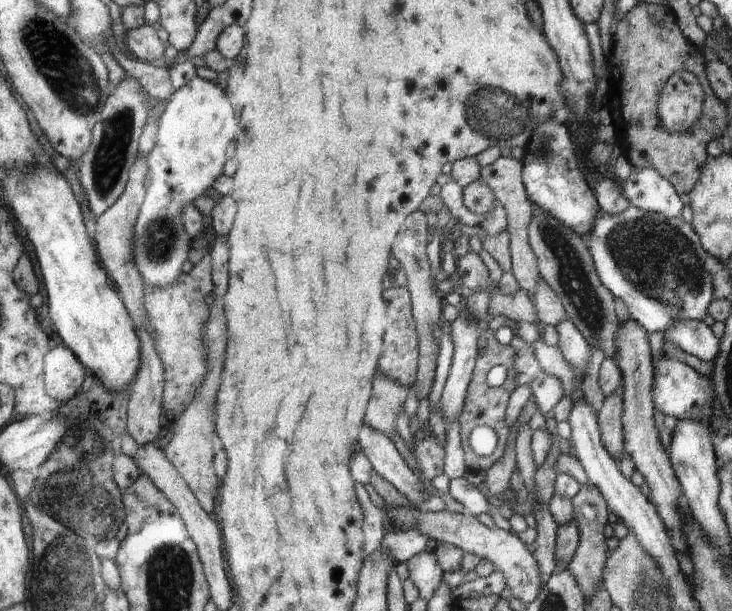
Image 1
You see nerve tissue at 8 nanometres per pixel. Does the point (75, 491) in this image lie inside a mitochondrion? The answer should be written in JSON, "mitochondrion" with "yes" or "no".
{"mitochondrion":"yes"}

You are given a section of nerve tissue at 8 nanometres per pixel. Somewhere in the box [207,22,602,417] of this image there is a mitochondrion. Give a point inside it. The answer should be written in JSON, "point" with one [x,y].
{"point":[500,115]}

